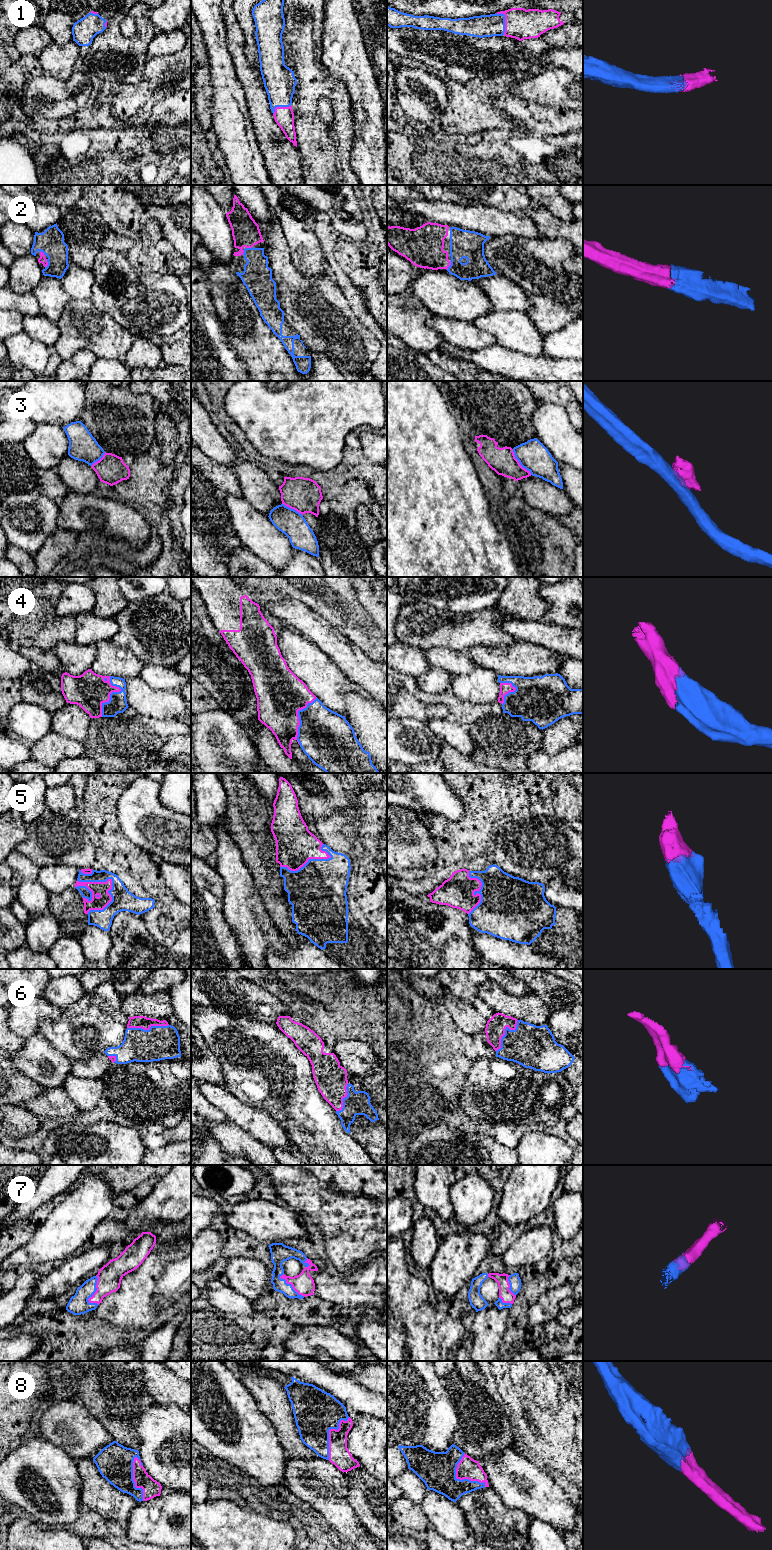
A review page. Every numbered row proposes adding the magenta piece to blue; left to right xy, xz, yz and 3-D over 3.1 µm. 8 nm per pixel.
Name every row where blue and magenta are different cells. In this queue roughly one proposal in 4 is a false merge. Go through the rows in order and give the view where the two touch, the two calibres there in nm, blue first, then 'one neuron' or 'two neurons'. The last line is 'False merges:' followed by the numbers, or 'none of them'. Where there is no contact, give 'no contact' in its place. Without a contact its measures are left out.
1: yz | 180/240 nm | one neuron
2: xy | 200/60 nm | one neuron
3: yz | 240/200 nm | two neurons
4: xy | 140/280 nm | one neuron
5: xy | 180/110 nm | one neuron
6: yz | 340/160 nm | one neuron
7: xy | 160/190 nm | one neuron
8: xy | 280/140 nm | one neuron
False merges: 3

